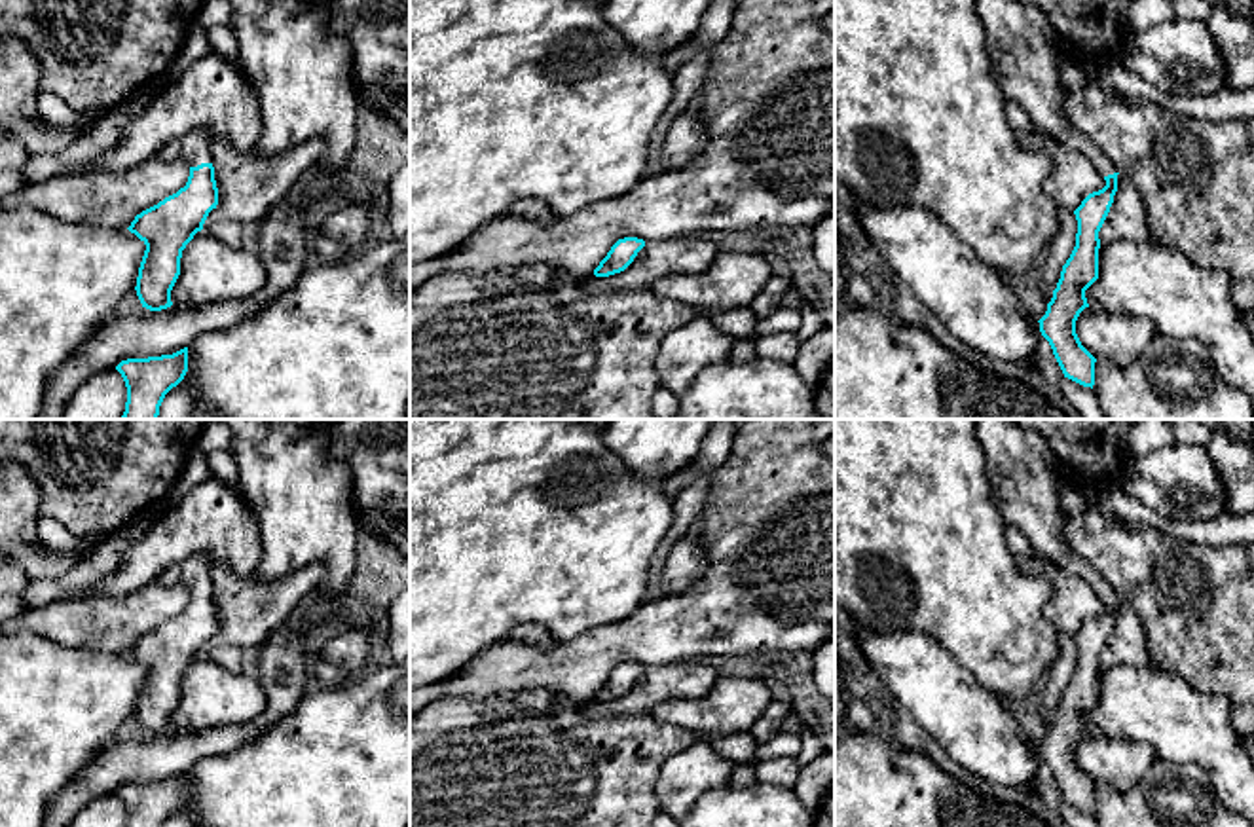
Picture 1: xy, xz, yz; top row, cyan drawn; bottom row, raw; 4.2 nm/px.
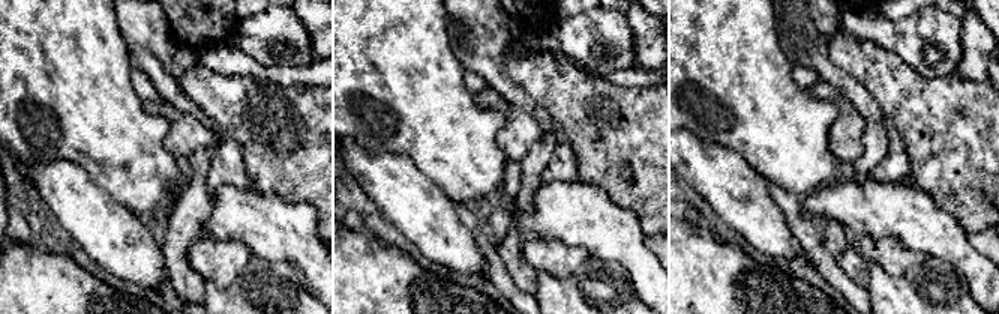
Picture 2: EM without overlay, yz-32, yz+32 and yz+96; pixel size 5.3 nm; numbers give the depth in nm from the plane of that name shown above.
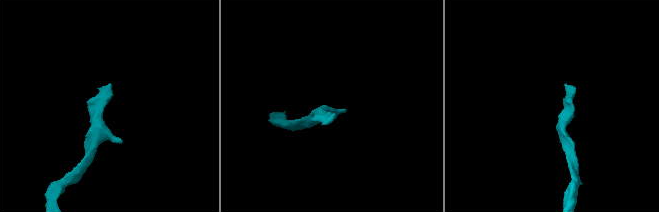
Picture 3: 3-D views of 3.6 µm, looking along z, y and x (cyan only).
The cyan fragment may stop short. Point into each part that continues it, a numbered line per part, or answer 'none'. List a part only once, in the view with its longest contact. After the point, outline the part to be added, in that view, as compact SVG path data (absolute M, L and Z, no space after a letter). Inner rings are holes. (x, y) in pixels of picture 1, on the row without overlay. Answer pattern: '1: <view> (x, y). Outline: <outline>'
1: xy (194, 573). Outline: M194 554L188 560L175 563L159 575L165 586L186 586L190 592L211 588L212 561L203 554Z

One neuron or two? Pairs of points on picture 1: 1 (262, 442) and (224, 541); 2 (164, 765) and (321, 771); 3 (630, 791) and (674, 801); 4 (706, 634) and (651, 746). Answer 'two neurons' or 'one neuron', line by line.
1: two neurons
2: two neurons
3: two neurons
4: two neurons

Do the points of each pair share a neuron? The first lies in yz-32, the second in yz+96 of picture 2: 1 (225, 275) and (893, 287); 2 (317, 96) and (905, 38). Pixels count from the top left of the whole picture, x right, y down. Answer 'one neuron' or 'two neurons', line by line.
1: two neurons
2: two neurons

